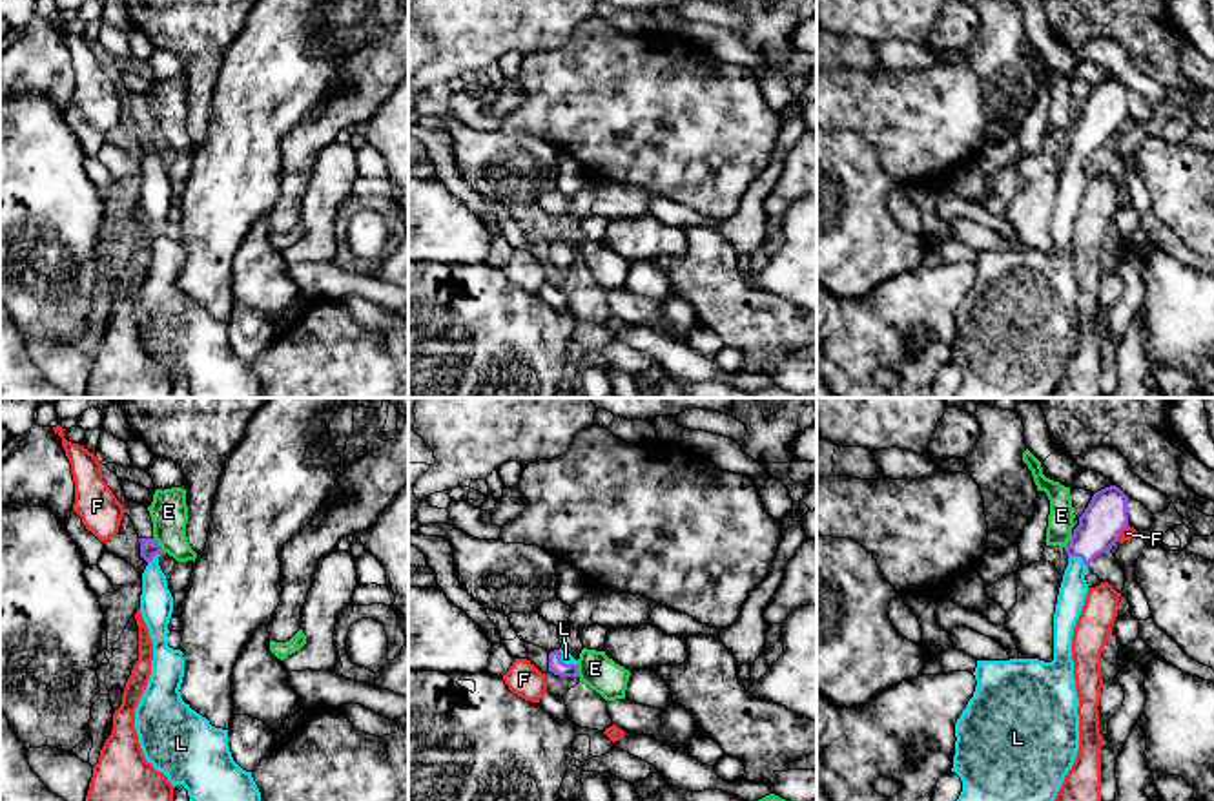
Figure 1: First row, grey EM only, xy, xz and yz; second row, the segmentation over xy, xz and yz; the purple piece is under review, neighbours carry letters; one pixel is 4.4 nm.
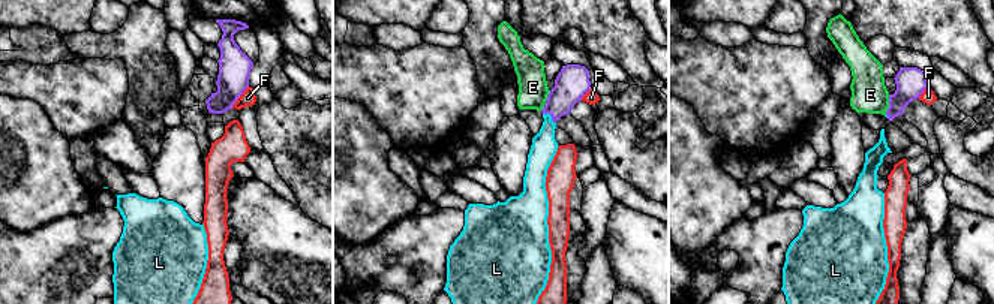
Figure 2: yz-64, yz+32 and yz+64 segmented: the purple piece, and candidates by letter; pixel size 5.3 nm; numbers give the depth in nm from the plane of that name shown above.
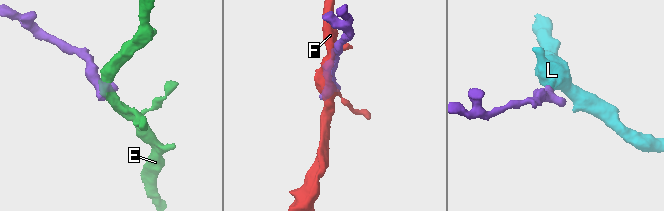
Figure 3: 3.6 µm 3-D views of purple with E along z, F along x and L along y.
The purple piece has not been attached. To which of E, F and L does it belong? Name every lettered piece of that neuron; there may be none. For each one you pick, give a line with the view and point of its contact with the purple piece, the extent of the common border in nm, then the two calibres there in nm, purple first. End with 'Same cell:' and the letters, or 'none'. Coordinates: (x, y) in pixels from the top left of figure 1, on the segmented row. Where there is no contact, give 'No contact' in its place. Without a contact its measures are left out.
L: Touches purple at yz (1080, 555). Shared border 110 nm. Thickness 190 nm (purple) against 120 nm
Same cell: L

